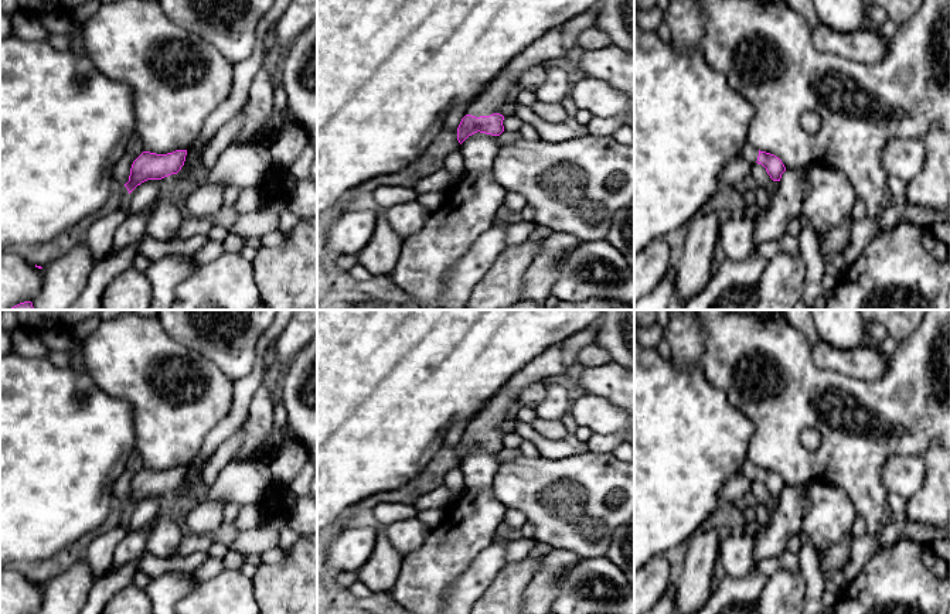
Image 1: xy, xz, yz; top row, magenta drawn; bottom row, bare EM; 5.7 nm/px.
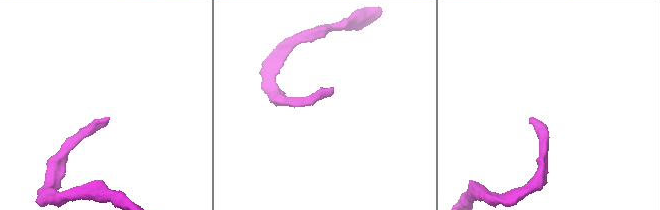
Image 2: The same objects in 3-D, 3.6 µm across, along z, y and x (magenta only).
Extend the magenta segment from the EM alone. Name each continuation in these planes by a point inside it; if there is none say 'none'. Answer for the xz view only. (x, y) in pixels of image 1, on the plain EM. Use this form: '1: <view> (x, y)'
1: xz (558, 358)

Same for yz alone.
1: yz (748, 468)

